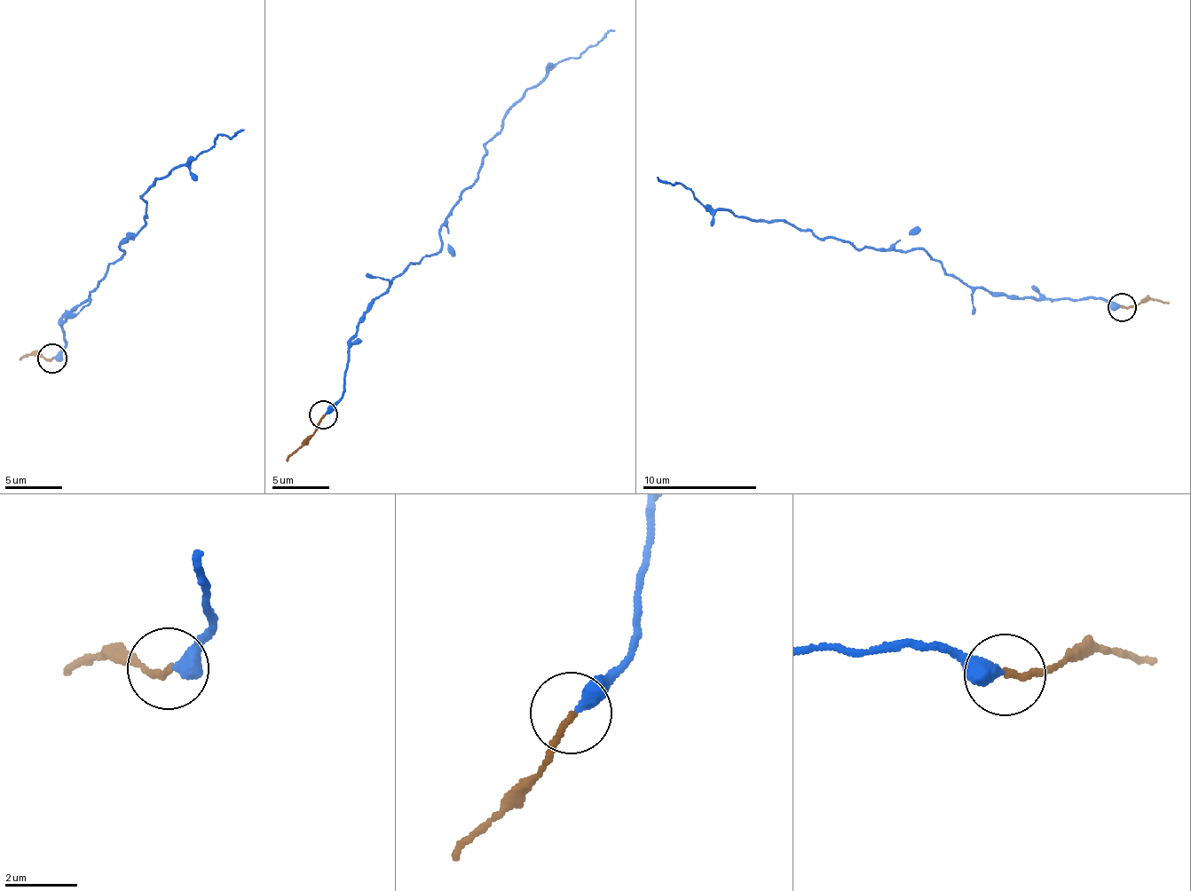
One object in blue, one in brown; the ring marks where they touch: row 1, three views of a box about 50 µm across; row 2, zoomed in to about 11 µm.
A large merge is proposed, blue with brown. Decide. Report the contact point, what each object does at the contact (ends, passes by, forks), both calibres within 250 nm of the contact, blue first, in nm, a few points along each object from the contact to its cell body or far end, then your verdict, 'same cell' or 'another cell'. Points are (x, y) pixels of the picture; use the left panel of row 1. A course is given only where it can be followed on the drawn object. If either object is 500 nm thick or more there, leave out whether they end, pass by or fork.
at (52, 358); blue ends there; brown ends there; 400 nm thick on the blue side, 170 nm on the other; blue runs (52, 359), (66, 345), (59, 324), (138, 232), (153, 180), (243, 130); brown runs (52, 359), (30, 354), (19, 360); another cell

